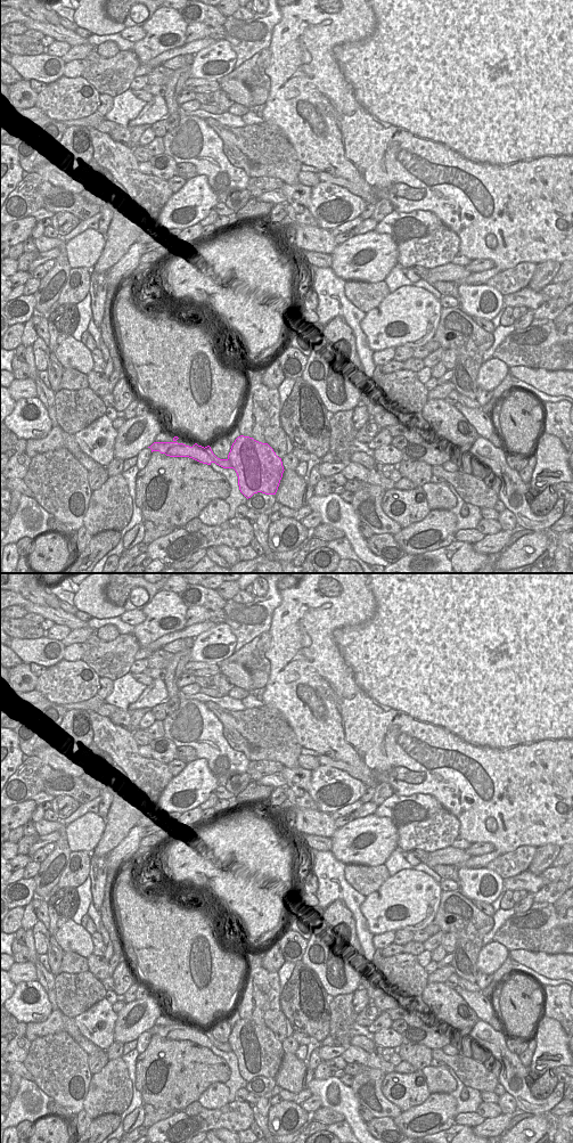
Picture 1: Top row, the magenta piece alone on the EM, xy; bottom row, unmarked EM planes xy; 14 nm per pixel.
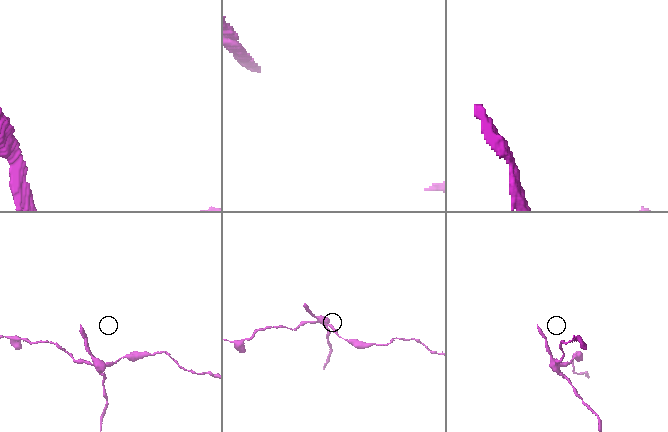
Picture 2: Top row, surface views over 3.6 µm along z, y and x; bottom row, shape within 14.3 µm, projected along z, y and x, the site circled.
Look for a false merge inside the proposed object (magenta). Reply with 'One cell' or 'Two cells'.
Two cells.

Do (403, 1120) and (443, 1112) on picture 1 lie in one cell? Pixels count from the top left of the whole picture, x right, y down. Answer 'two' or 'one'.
one

